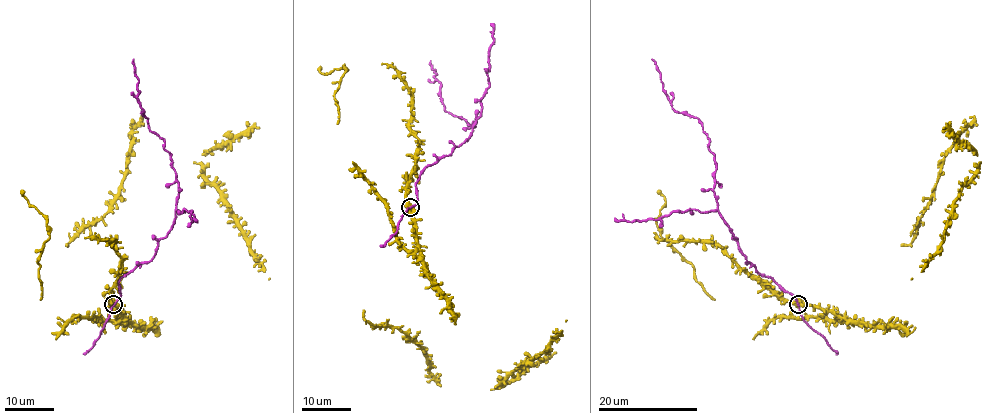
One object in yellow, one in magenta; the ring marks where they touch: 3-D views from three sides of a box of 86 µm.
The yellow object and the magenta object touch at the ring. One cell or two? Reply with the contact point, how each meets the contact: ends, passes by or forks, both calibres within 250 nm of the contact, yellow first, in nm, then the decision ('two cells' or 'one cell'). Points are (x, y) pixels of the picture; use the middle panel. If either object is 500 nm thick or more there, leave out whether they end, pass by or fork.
(410, 207) | yellow forks | magenta passes by | 420/160 nm | one cell

